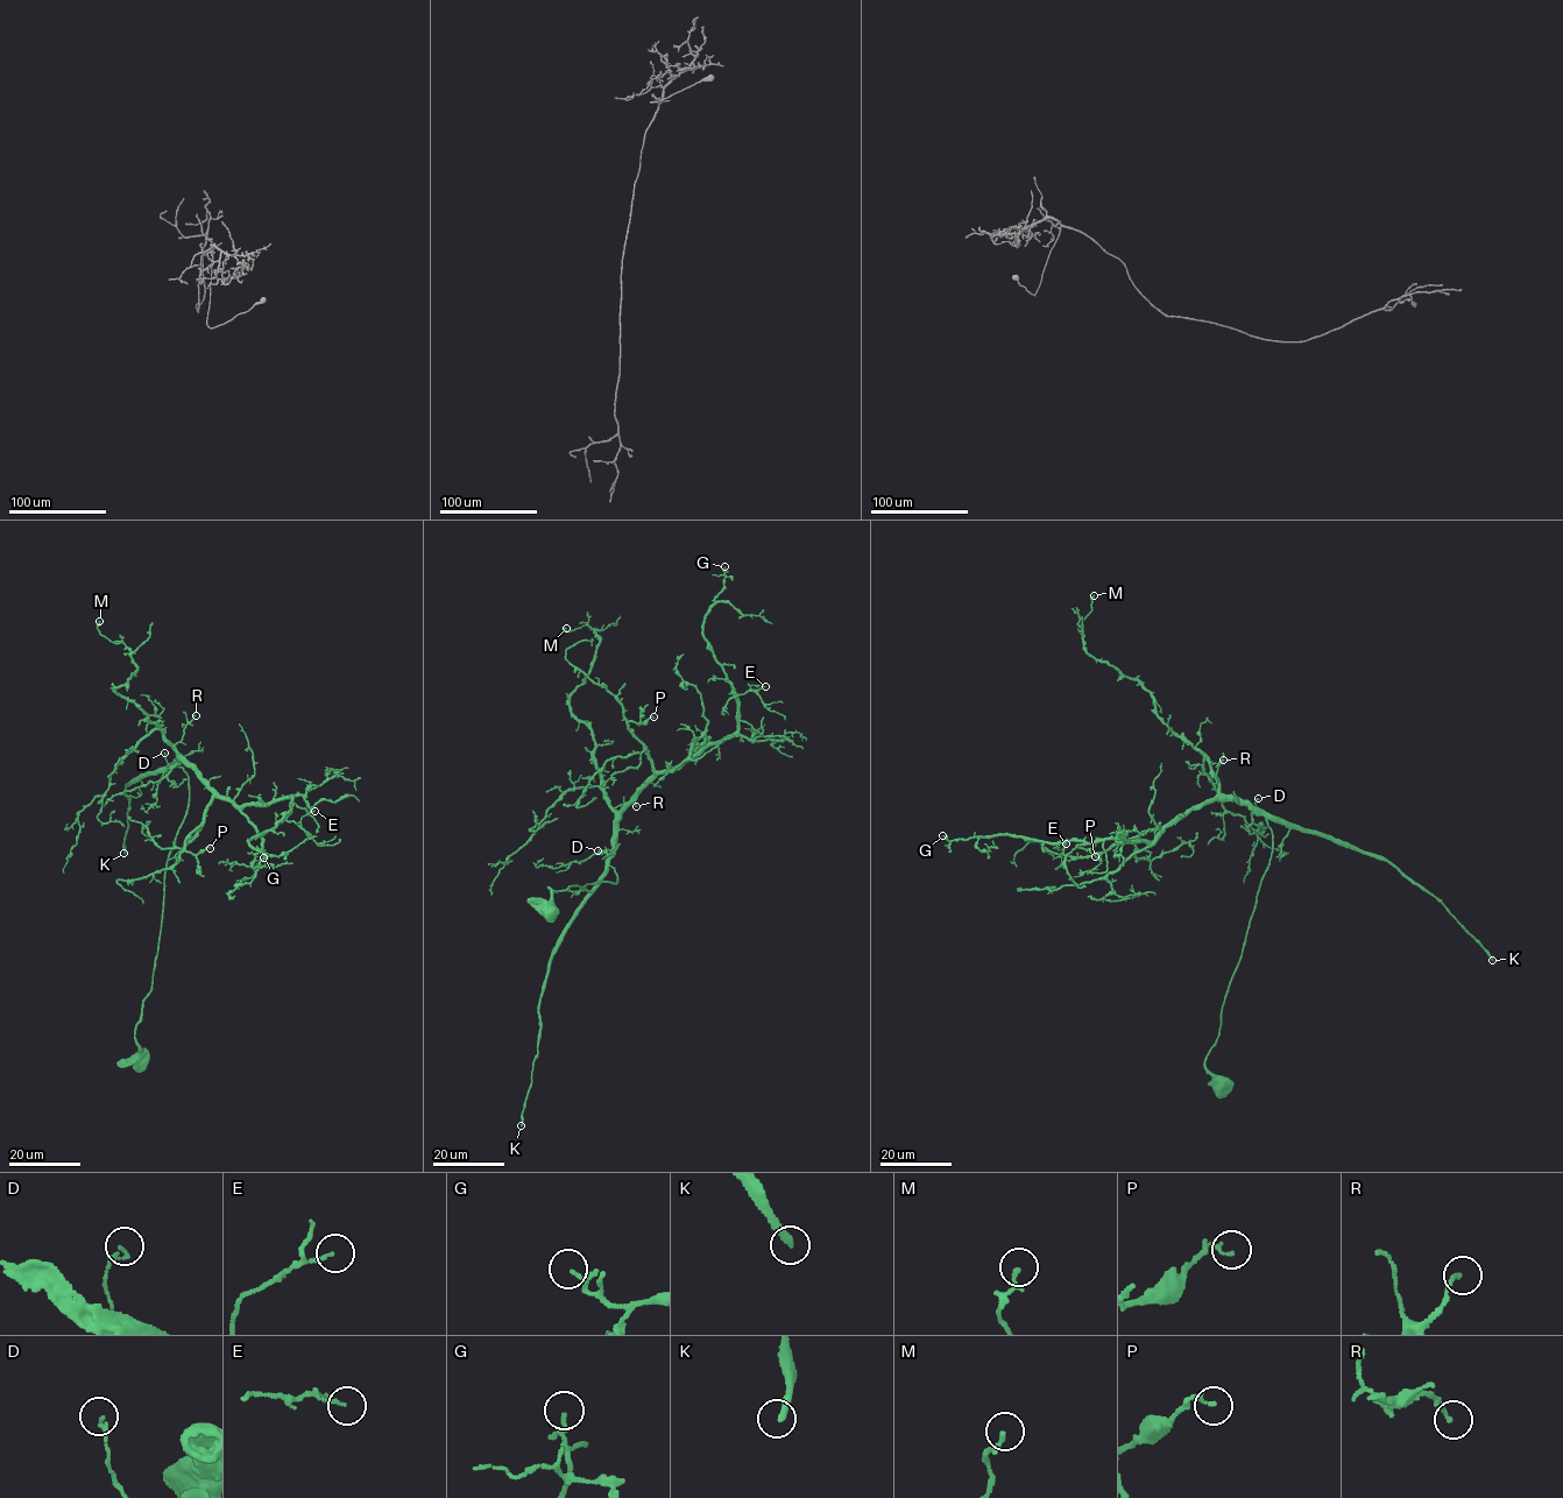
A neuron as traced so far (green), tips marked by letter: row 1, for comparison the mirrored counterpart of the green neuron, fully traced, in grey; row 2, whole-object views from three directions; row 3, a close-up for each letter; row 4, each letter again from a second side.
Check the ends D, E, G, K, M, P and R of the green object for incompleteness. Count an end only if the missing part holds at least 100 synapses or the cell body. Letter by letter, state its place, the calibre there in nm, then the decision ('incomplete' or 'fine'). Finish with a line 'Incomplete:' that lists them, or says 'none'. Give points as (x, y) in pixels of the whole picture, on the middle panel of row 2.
D: (598, 850) | 150 nm | fine
E: (765, 686) | 120 nm | fine
G: (725, 566) | 90 nm | fine
K: (521, 1125) | 280 nm | incomplete
M: (566, 628) | 180 nm | fine
P: (653, 716) | 120 nm | fine
R: (636, 806) | 150 nm | fine
Incomplete: K

